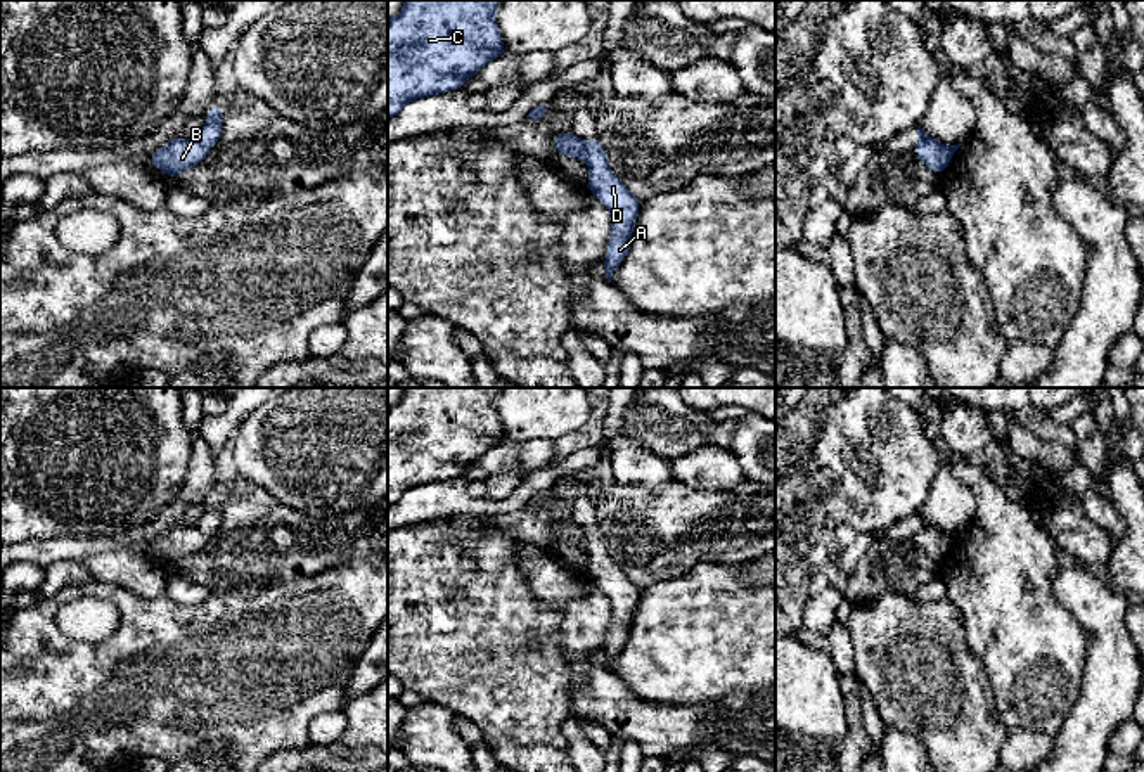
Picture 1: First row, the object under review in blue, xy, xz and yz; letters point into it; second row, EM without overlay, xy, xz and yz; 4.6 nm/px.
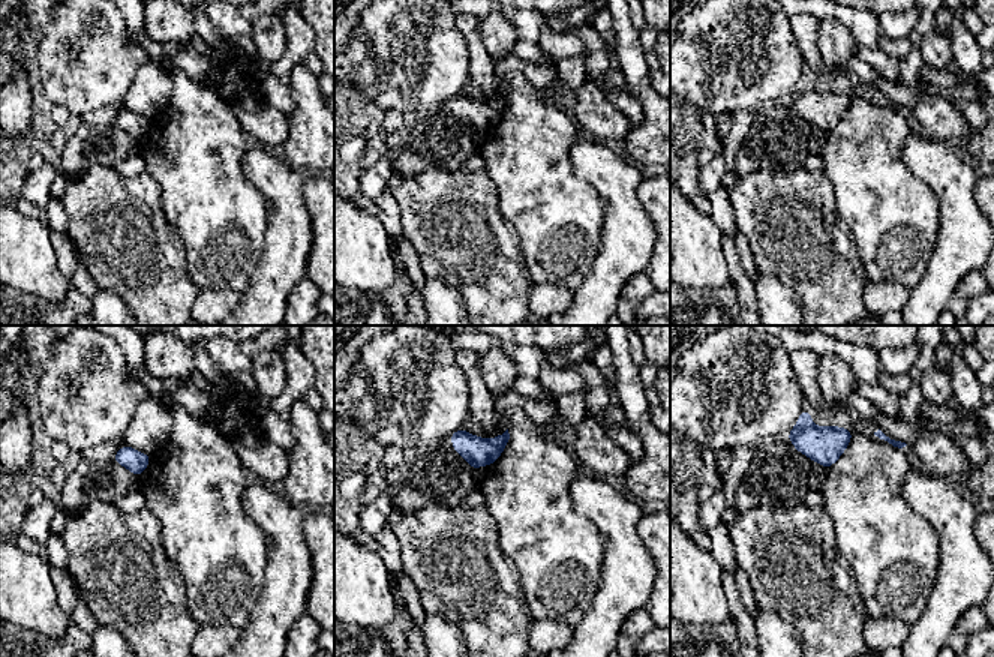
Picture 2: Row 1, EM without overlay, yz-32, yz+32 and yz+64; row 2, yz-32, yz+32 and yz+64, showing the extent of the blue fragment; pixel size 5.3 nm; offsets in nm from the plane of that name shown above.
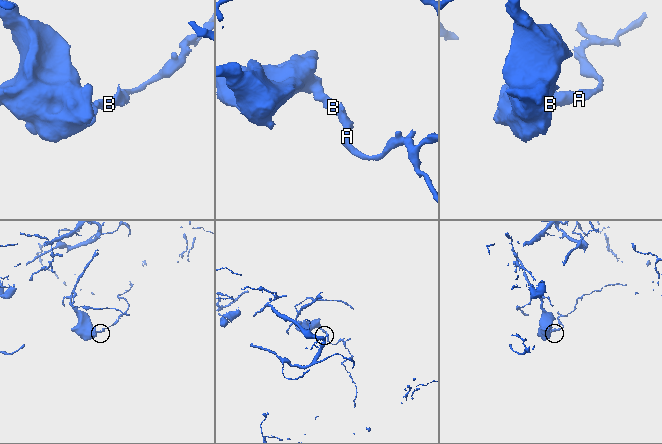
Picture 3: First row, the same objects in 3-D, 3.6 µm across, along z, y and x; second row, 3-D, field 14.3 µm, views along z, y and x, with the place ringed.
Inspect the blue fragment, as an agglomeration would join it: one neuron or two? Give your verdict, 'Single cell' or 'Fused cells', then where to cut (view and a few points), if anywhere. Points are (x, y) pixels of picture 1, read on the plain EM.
Fused cells. Split along yz (918, 532), (933, 530), (951, 542)

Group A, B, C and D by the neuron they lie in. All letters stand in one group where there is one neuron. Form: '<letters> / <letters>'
A D / B C

